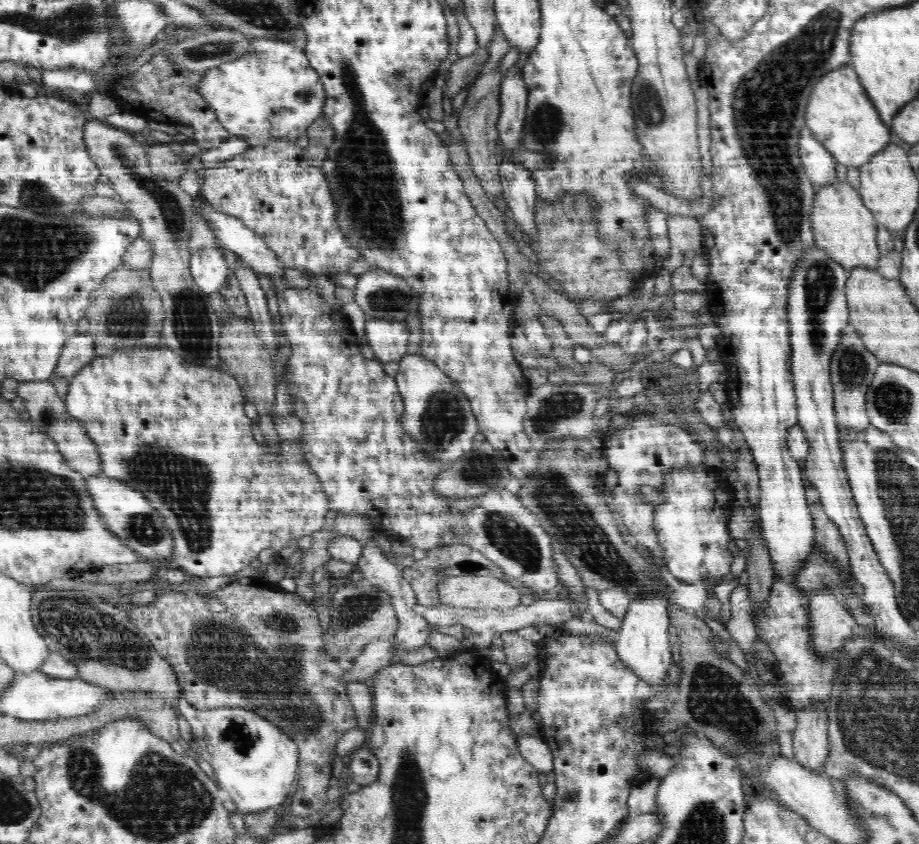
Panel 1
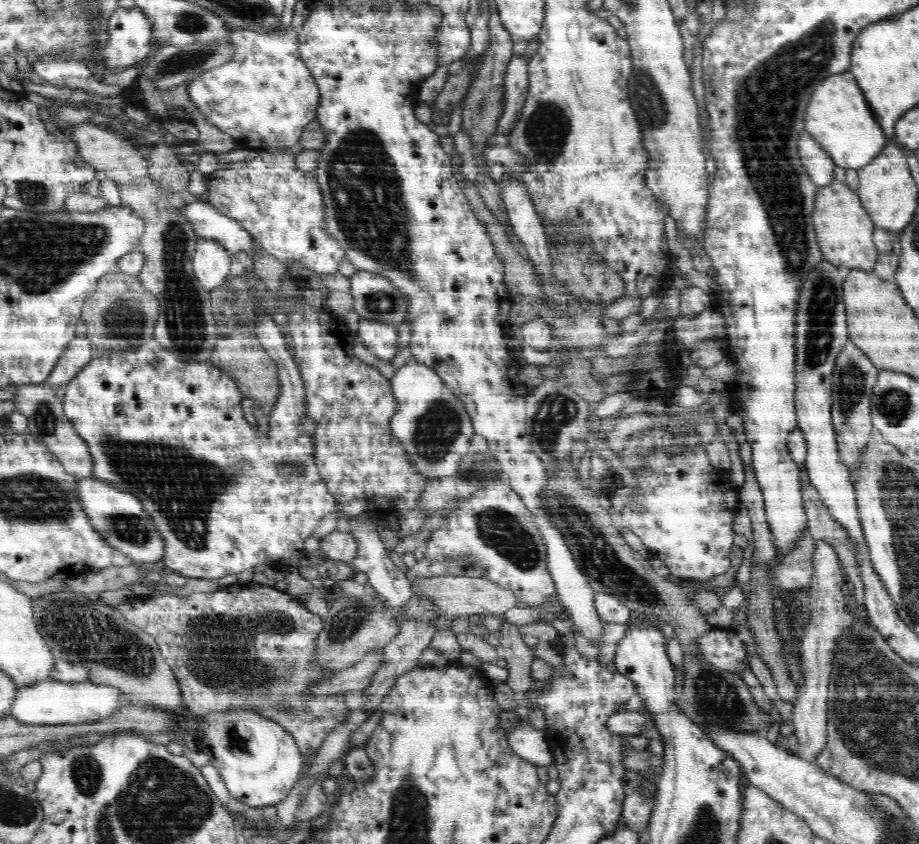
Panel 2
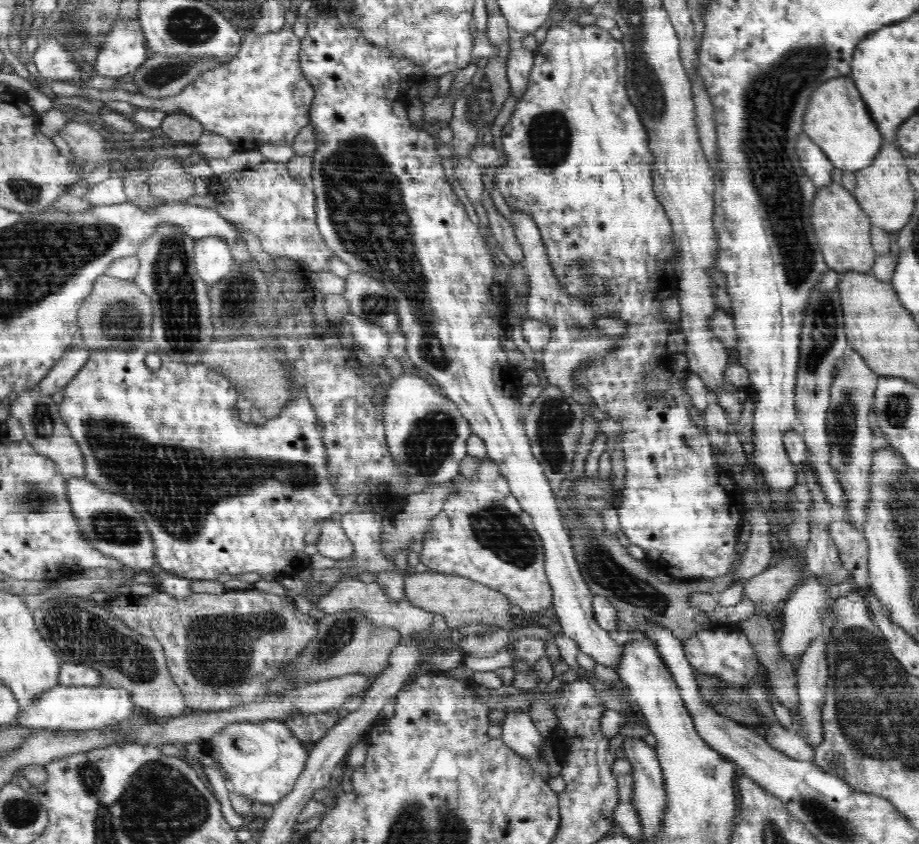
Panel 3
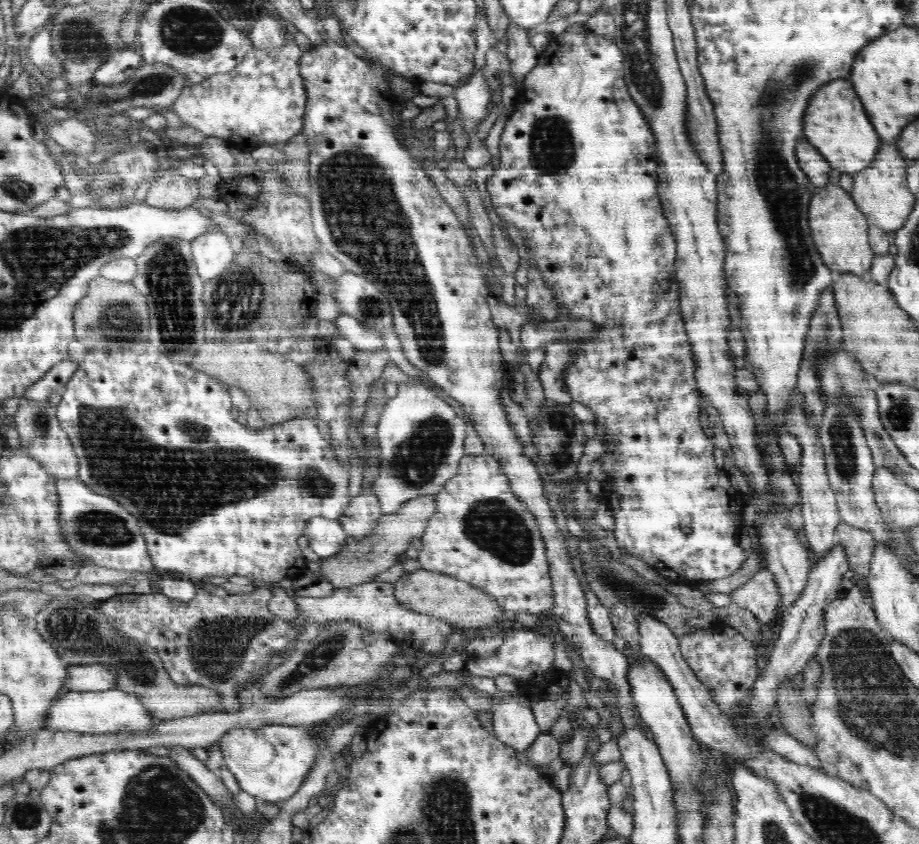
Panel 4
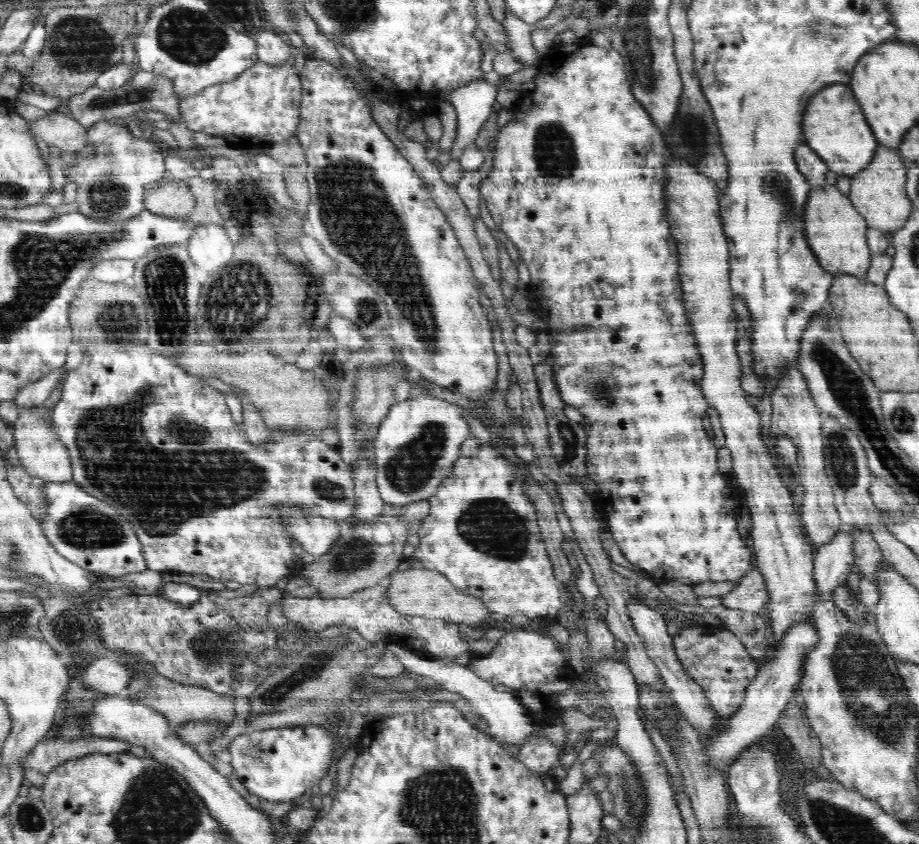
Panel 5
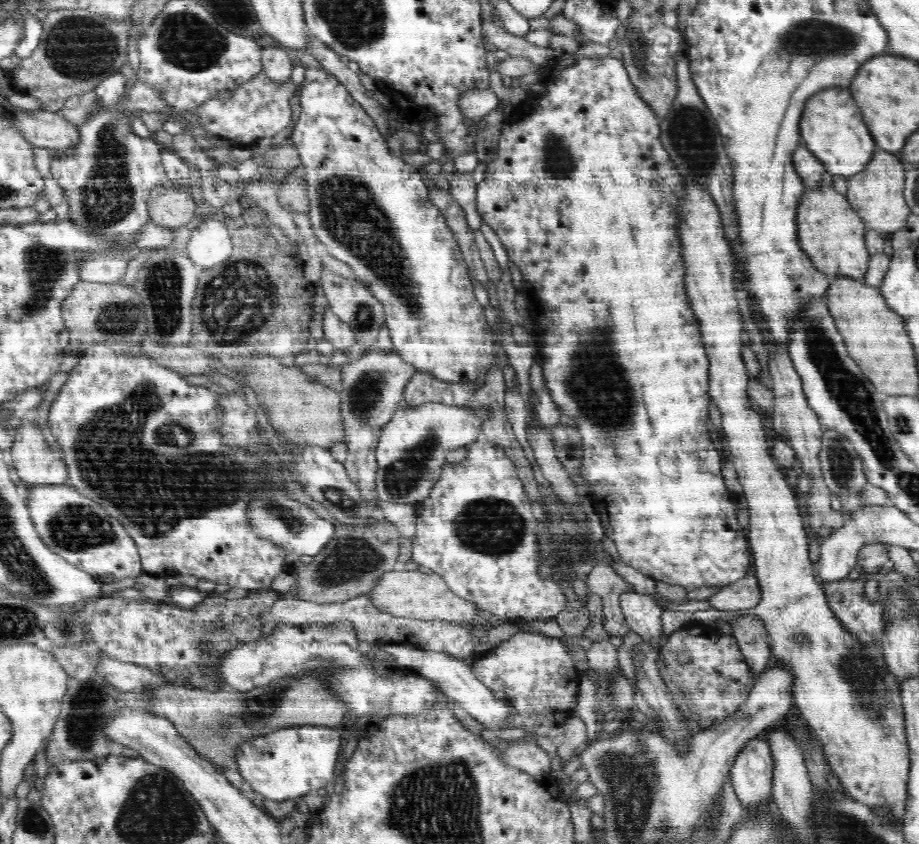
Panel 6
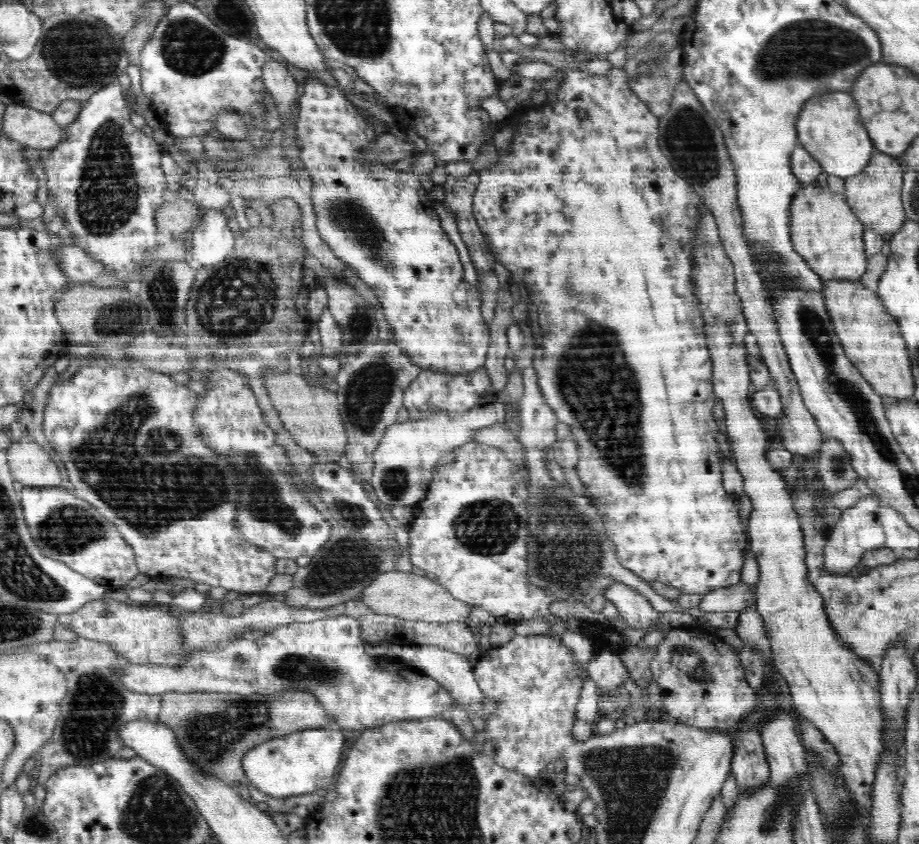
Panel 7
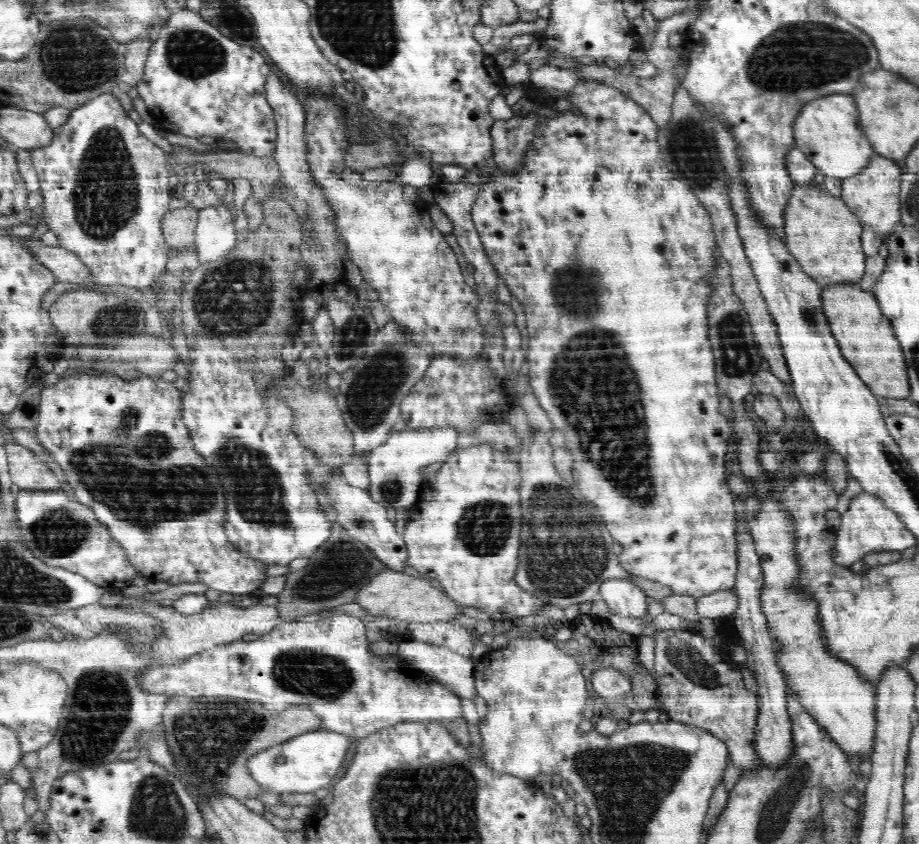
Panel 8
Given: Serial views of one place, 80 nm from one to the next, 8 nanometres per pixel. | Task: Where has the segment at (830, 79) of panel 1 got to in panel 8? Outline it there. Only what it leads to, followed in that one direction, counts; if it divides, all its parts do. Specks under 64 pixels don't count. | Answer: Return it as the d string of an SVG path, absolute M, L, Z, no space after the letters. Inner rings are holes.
M832 94L808 102L793 124L795 146L798 147L823 175L848 179L870 162L875 154L858 124L858 110L852 96Z

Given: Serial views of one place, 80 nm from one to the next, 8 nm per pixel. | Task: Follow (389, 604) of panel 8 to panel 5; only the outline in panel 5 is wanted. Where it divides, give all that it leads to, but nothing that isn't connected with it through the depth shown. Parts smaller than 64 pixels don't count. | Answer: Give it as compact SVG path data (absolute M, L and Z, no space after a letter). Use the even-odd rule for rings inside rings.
M409 568L396 571L388 576L389 584L385 599L406 616L420 616L447 620L456 624L467 624L477 628L478 624L491 614L481 600L475 596L462 594L443 574L426 569Z

